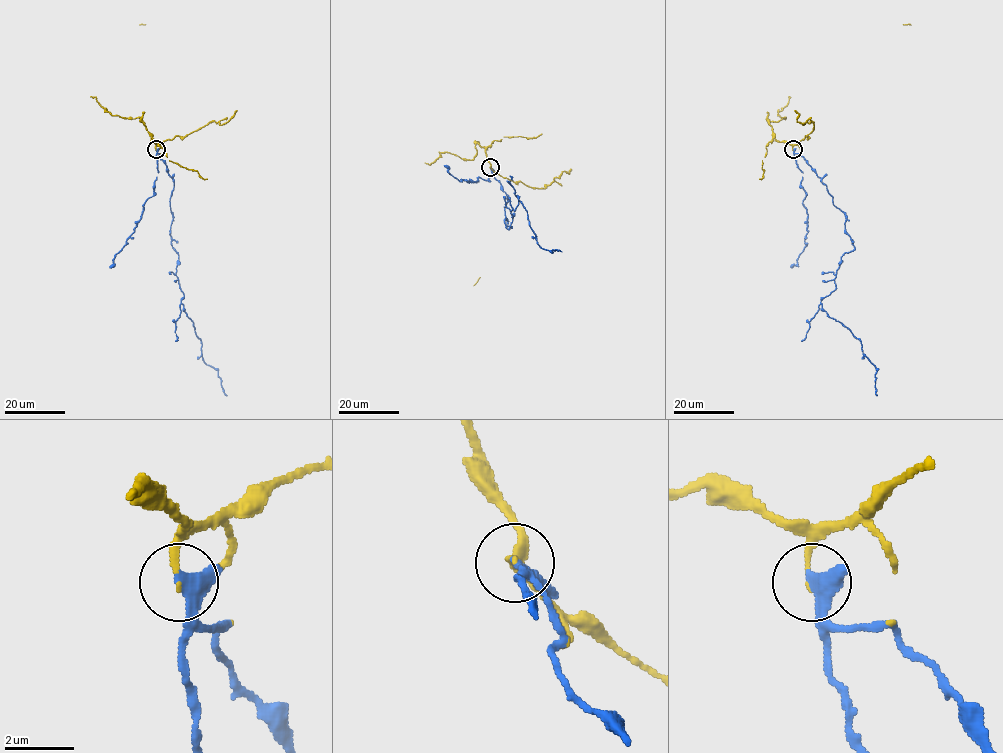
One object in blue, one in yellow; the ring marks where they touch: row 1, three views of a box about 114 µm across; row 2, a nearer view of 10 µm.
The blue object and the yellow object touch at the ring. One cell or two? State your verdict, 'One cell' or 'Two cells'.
One cell

